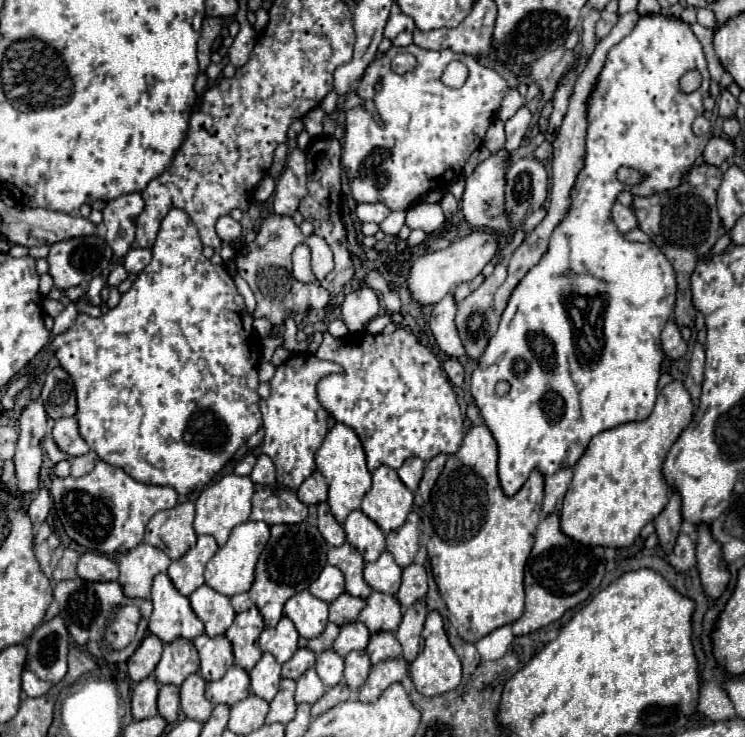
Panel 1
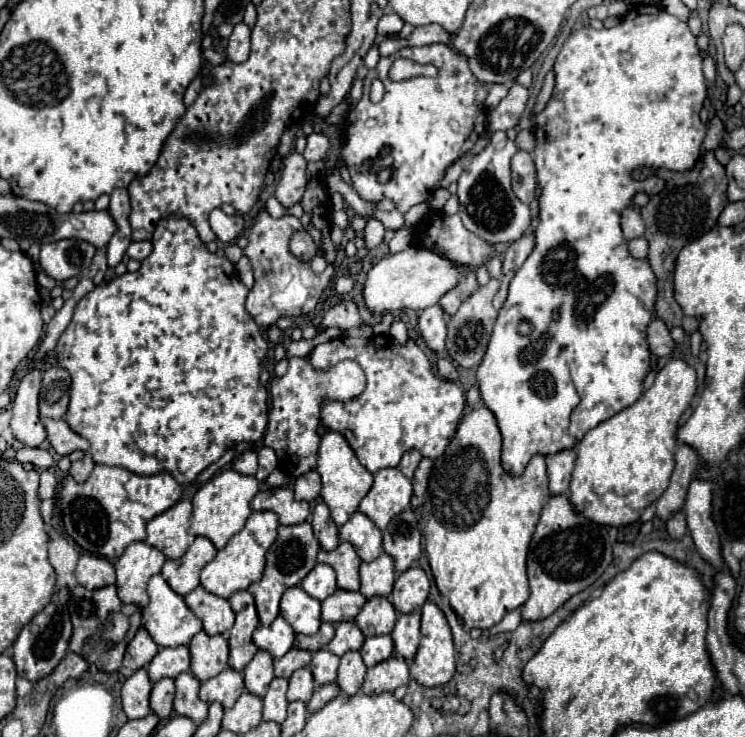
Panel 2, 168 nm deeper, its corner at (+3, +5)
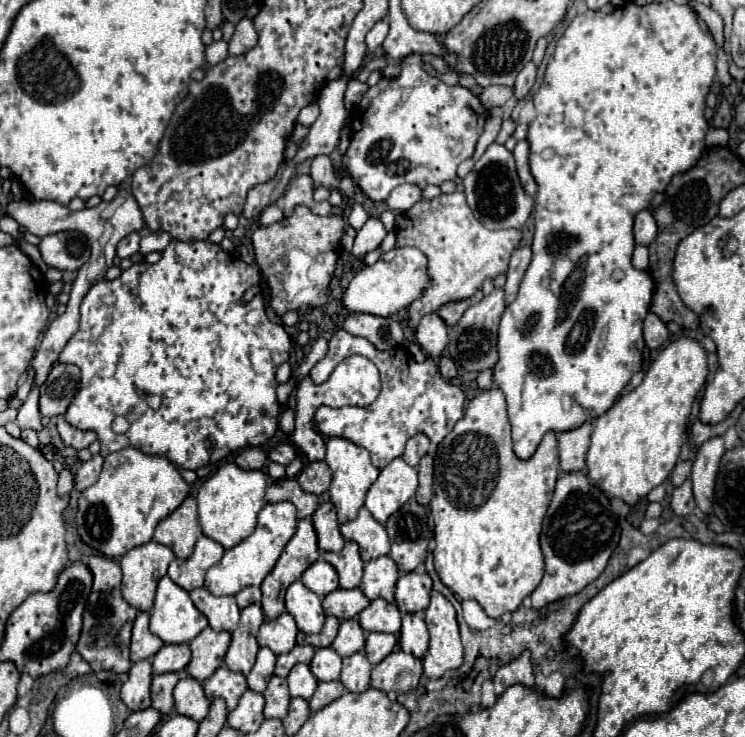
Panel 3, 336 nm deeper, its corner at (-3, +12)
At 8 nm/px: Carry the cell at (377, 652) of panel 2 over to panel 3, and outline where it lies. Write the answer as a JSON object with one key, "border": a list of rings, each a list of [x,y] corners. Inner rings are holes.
{"border":[[[370,632],[366,638],[364,654],[372,666],[380,664],[396,646],[396,636],[386,632]]]}

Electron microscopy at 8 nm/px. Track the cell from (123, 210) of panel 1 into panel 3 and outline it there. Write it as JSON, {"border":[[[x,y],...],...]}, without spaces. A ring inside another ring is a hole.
{"border":[[[128,234],[120,244],[118,244],[118,256],[120,258],[130,258],[130,256],[134,256],[140,248],[138,248],[138,244],[140,244],[140,234]]]}

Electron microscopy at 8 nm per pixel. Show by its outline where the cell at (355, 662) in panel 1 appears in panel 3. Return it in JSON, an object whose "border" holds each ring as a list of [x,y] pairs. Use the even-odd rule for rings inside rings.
{"border":[[[356,652],[342,662],[342,676],[340,682],[350,692],[364,692],[370,686],[370,662],[366,660],[364,652]]]}

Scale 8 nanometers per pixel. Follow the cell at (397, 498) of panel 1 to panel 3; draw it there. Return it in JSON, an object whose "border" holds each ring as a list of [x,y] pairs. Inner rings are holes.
{"border":[[[394,458],[380,470],[380,476],[370,486],[364,506],[380,524],[386,524],[386,520],[414,496],[416,488],[416,468],[408,466],[402,458]]]}

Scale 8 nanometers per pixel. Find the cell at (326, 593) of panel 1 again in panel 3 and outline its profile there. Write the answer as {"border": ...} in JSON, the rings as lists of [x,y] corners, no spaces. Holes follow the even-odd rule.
{"border":[[[322,558],[316,560],[314,564],[310,564],[300,580],[308,590],[318,594],[320,598],[324,598],[326,594],[330,594],[330,592],[334,592],[338,588],[336,570]]]}

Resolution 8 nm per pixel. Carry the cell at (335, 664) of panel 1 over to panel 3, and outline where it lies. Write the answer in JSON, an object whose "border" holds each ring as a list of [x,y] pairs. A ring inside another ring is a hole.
{"border":[[[318,648],[316,656],[310,662],[310,670],[320,682],[330,682],[340,678],[340,668],[342,668],[342,658],[334,652],[334,648]]]}

